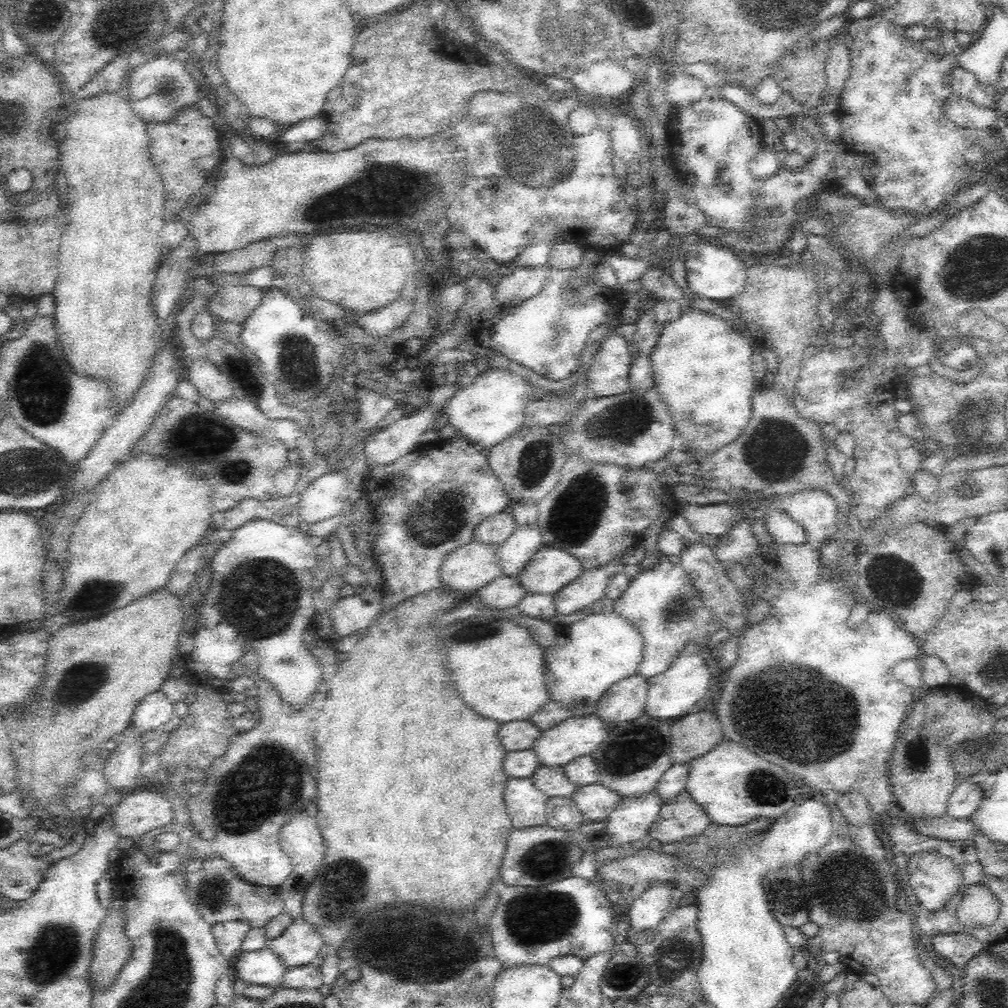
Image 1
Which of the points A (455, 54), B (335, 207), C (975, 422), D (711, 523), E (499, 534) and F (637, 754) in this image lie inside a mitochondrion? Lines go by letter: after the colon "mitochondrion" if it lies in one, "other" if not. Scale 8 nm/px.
A: other
B: mitochondrion
C: mitochondrion
D: other
E: other
F: mitochondrion

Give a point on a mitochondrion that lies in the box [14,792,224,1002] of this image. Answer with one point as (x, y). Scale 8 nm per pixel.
(54, 952)

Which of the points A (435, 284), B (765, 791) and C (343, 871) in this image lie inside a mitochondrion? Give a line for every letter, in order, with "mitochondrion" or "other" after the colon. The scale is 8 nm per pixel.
A: other
B: mitochondrion
C: mitochondrion

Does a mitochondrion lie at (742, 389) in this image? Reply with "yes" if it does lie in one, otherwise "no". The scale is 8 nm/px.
no

